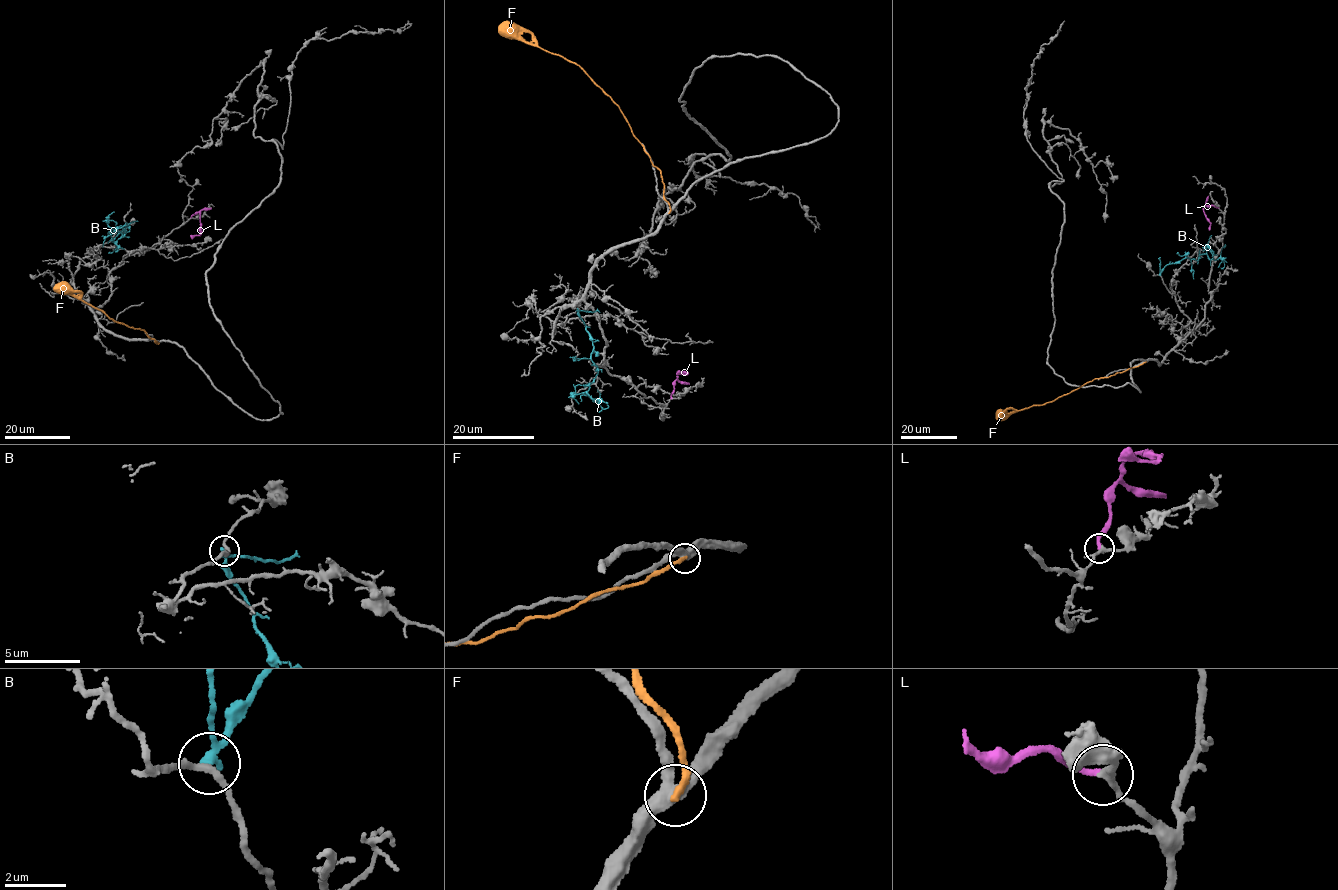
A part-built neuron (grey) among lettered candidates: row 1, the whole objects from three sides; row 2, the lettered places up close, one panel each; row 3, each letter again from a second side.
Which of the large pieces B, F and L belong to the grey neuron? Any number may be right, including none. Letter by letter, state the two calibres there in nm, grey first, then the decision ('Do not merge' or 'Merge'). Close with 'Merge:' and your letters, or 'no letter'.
B: Thickness 200 nm (grey) against 190 nm. Do not merge
F: Thickness 360 nm (grey) against 240 nm. Do not merge
L: Thickness 240 nm (grey) against 240 nm. Do not merge
Merge: no letter

